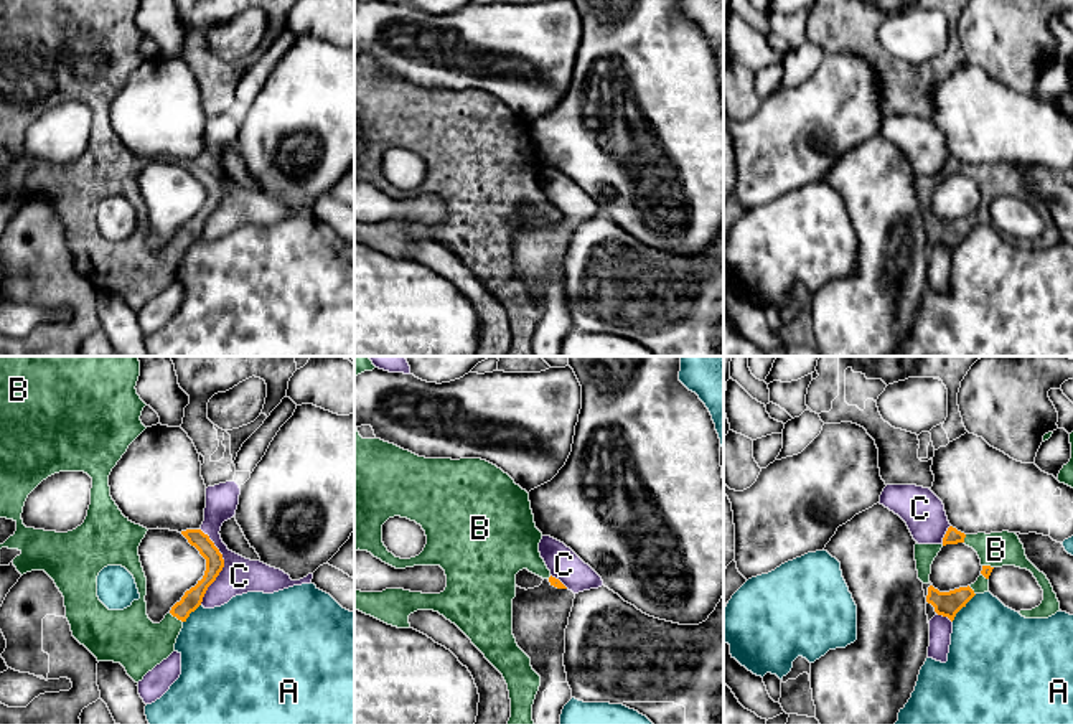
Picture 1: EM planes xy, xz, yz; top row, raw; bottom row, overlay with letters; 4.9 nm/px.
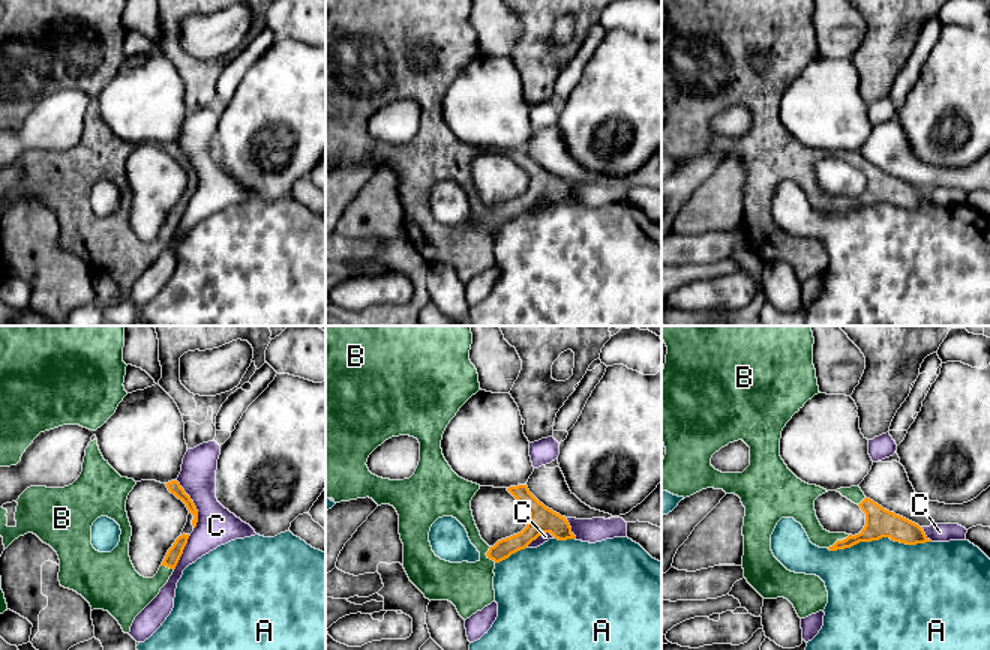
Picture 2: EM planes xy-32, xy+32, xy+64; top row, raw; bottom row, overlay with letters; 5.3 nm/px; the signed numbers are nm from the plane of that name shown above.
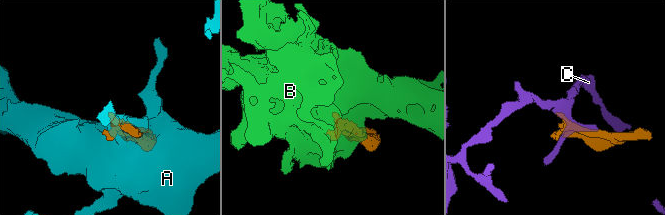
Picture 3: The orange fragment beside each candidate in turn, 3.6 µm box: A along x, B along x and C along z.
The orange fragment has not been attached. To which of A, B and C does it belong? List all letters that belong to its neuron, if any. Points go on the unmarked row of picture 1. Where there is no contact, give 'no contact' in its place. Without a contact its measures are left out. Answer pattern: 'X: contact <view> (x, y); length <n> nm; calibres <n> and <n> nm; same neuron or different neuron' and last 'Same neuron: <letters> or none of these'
A: contact yz (963, 236); length 180 nm; calibres 120 and 420 nm; different neuron
B: contact xy (177, 248); length 80 nm; calibres 90 and 260 nm; same neuron
C: contact xy (223, 197); length 380 nm; calibres 90 and 180 nm; different neuron
Same neuron: B

